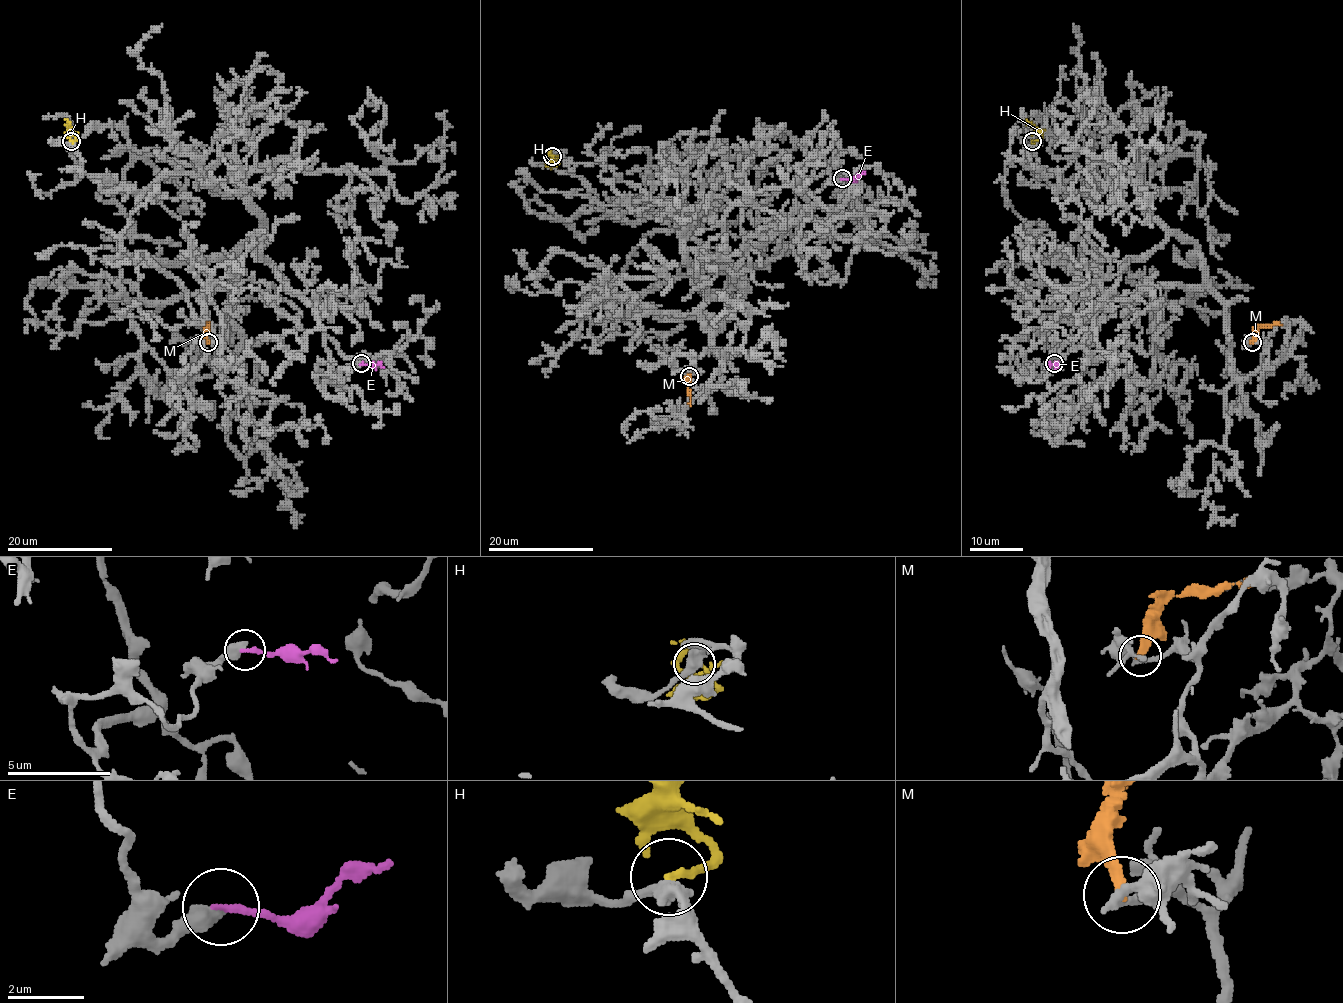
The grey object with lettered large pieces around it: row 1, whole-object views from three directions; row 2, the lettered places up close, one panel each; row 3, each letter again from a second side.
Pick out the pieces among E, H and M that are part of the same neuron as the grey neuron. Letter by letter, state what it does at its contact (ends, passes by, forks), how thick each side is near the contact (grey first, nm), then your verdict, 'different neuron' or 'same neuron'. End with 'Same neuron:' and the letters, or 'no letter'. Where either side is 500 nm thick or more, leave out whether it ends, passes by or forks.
E: 550 nm thick on the grey side, 200 nm on the other; different neuron
H: it ends there; 420 nm thick on the grey side, 190 nm on the other; different neuron
M: it ends there; 240 nm thick on the grey side, 320 nm on the other; different neuron
Same neuron: no letter

